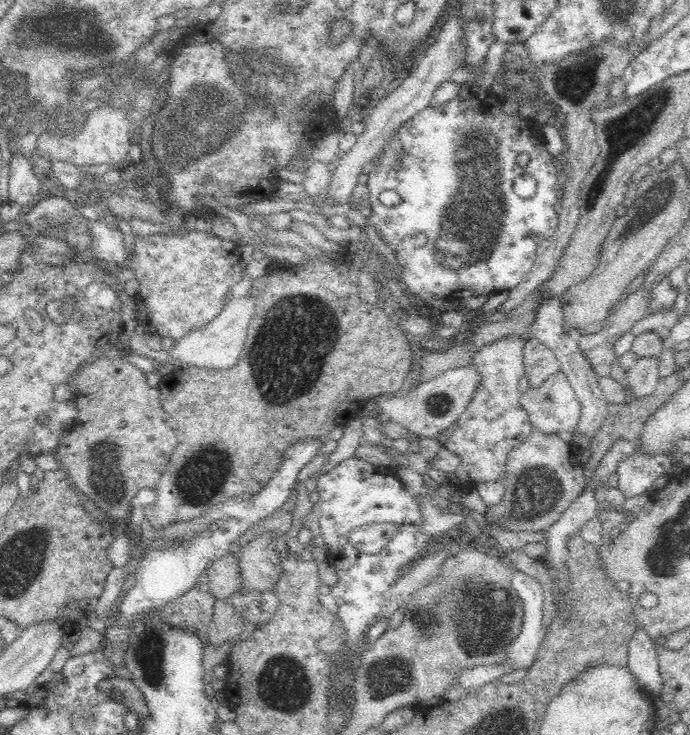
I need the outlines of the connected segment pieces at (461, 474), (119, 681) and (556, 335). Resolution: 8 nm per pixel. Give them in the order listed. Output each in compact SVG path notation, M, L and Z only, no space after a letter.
M508 336L482 346L472 365L480 373L480 384L467 409L452 426L452 432L442 448L457 454L461 463L453 472L457 486L470 491L480 482L500 480L506 472L507 454L532 434L528 412L520 404L518 382L525 374L523 348L526 336Z
M118 676L101 680L98 684L98 691L108 696L110 700L118 702L128 708L130 713L144 717L150 714L148 703L140 693L137 686L131 680L125 680Z
M542 299L535 311L536 318L530 325L529 334L527 336L539 340L546 348L549 348L560 361L561 371L568 377L569 383L572 385L578 400L581 402L582 416L580 416L580 424L578 424L576 434L589 437L590 440L592 440L606 422L606 414L608 414L607 408L609 405L602 389L599 387L599 376L594 372L594 369L592 369L588 357L586 357L582 349L580 349L576 335L566 333L564 330L564 313L561 299Z

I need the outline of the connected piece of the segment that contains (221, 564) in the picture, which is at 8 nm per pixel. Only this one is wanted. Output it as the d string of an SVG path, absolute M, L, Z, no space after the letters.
M226 555L214 561L206 570L208 589L217 599L229 598L238 593L242 586L240 577L240 559L238 556Z

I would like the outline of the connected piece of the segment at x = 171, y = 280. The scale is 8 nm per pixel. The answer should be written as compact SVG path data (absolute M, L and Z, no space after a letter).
M184 231L174 235L136 236L129 251L128 264L141 284L135 296L137 322L146 332L162 337L178 340L210 324L229 301L230 288L241 281L243 270L238 247L207 233Z

